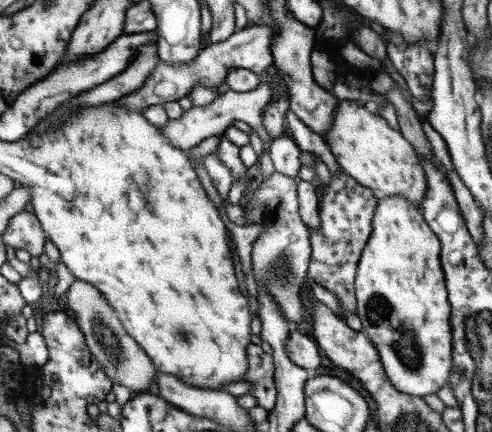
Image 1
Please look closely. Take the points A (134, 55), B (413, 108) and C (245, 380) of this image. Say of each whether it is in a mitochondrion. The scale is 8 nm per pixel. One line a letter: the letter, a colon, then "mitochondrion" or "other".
A: other
B: other
C: other

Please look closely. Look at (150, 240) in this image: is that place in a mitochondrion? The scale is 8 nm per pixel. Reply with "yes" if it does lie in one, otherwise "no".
no

